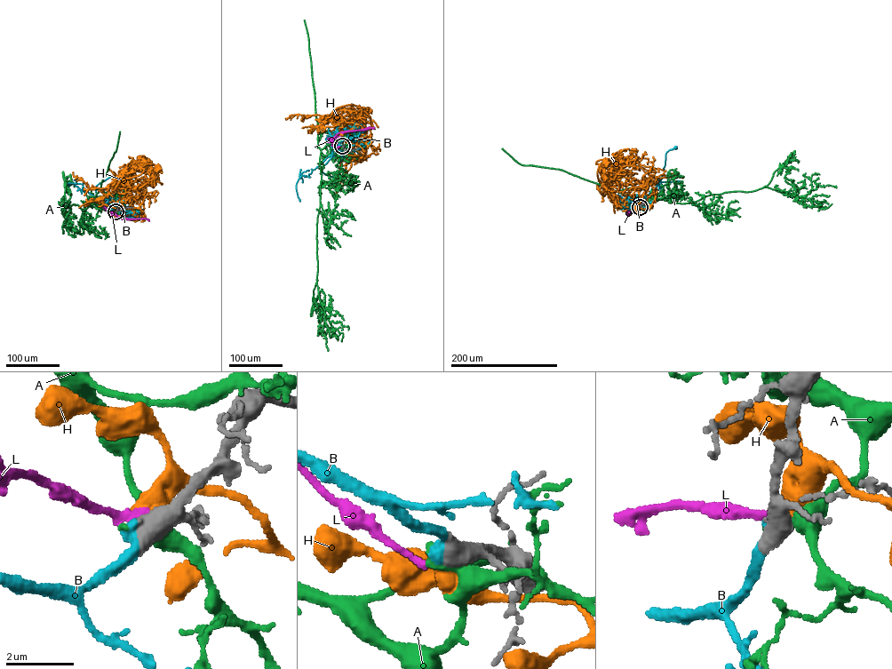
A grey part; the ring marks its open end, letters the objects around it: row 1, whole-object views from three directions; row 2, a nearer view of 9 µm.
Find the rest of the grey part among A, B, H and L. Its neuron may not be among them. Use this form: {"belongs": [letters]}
{"belongs": ["B"]}

